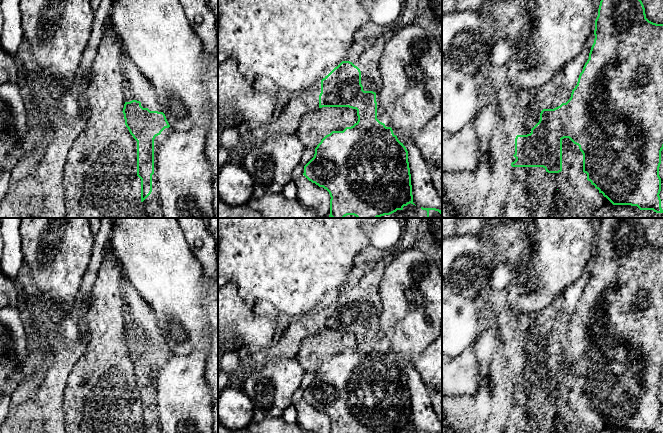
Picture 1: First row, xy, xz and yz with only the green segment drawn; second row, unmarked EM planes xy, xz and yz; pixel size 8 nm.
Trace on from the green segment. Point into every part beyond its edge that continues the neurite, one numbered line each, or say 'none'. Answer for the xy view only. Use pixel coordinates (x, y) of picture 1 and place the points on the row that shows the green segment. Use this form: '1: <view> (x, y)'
none

